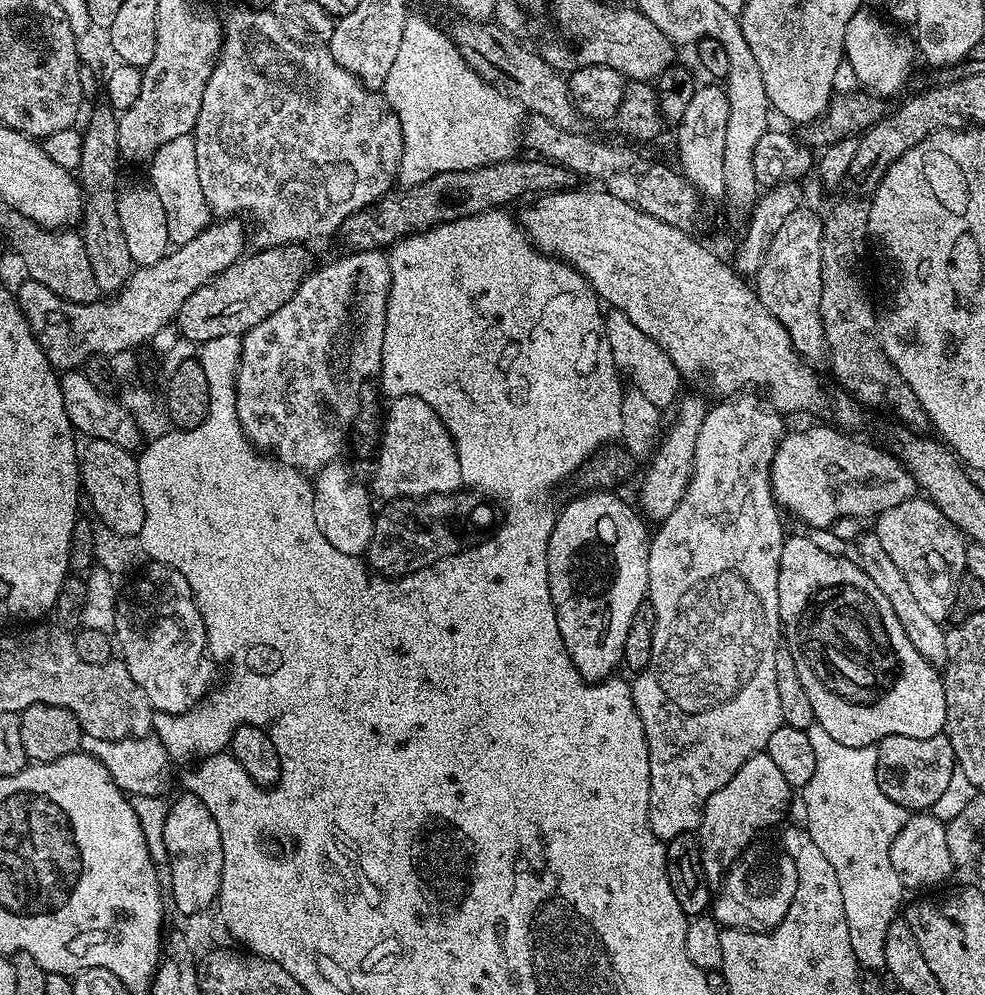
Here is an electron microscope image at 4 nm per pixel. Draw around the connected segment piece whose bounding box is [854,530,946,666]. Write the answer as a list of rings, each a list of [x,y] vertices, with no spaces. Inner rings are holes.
[[[865,531],[860,539],[855,541],[854,552],[855,548],[854,556],[860,569],[870,578],[870,582],[874,582],[874,586],[878,586],[878,590],[882,590],[886,602],[894,606],[894,614],[898,614],[898,622],[902,622],[902,630],[906,630],[910,642],[914,642],[914,650],[918,650],[918,654],[922,654],[922,658],[931,662],[933,666],[943,666],[946,662],[946,638],[941,621],[929,618],[920,609],[918,601],[910,591],[910,585],[906,583],[906,577],[902,575],[902,570],[894,566],[890,554],[886,554],[886,549],[882,547],[882,542],[878,542],[875,531]]]

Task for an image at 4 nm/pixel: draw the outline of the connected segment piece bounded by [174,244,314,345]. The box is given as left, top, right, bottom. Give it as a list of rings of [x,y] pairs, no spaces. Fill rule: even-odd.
[[[283,244],[277,248],[256,250],[253,256],[241,256],[182,302],[182,310],[174,321],[175,327],[180,327],[179,335],[198,345],[210,338],[243,337],[245,332],[270,318],[274,310],[290,302],[304,277],[313,271],[314,263],[308,250],[303,244]]]

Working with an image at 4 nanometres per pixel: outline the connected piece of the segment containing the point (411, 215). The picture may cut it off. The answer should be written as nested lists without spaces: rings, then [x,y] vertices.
[[[513,158],[503,160],[500,164],[487,164],[481,168],[474,168],[467,172],[443,172],[442,174],[430,178],[421,184],[413,184],[405,187],[404,192],[393,190],[381,200],[363,208],[361,212],[356,212],[344,223],[342,237],[354,252],[371,252],[373,250],[384,250],[404,239],[405,236],[412,236],[416,232],[425,232],[427,228],[437,228],[440,224],[448,224],[451,220],[460,220],[464,216],[473,216],[479,212],[489,212],[491,208],[508,206],[511,200],[516,200],[519,196],[524,196],[527,192],[531,194],[543,194],[545,192],[555,192],[557,190],[568,190],[573,187],[573,173],[561,164],[553,164],[552,161],[543,158],[528,158],[532,160],[520,160]]]

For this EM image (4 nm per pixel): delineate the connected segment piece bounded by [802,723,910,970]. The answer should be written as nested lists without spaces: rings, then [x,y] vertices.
[[[818,723],[811,724],[806,731],[810,743],[814,745],[814,778],[810,778],[810,782],[802,790],[805,820],[803,823],[810,838],[814,838],[814,843],[818,845],[818,850],[822,850],[830,866],[834,866],[838,887],[842,890],[842,906],[846,910],[850,946],[854,950],[857,962],[861,969],[880,970],[886,962],[886,930],[890,930],[890,922],[897,919],[906,895],[904,883],[894,870],[894,862],[890,862],[890,846],[898,830],[902,830],[902,826],[908,821],[910,812],[909,809],[898,806],[898,802],[890,802],[890,798],[882,794],[876,777],[878,754],[875,747],[842,746],[842,742],[830,738],[830,734],[826,734],[826,730],[822,730]]]

